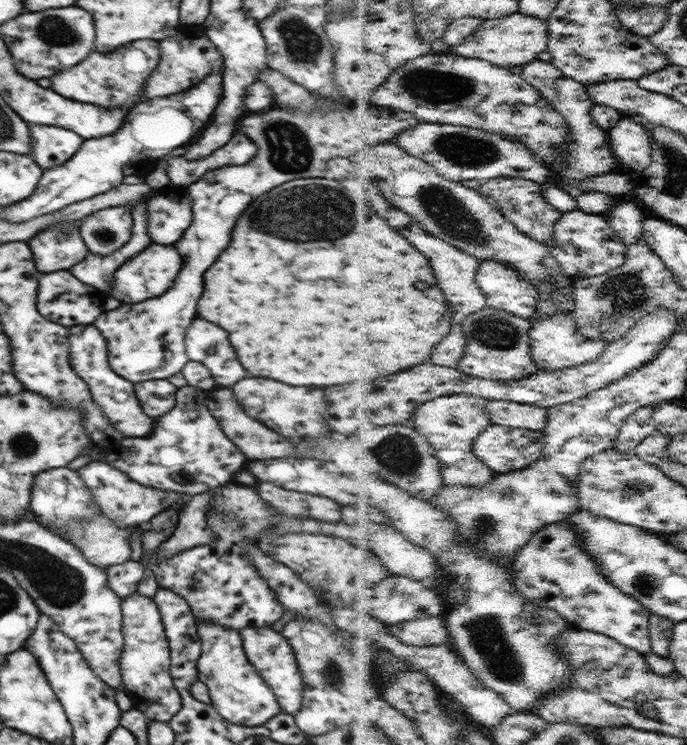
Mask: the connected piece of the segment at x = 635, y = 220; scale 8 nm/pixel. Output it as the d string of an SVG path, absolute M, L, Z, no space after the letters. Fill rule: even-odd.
M621 198L621 202L615 206L612 211L608 212L612 227L616 230L626 245L640 243L645 238L645 220L646 214L638 204Z

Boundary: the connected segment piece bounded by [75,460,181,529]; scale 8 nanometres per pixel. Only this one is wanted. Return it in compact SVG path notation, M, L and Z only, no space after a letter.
M92 460L75 471L80 477L80 481L84 481L84 486L90 491L93 501L100 507L101 512L112 519L120 528L129 529L139 525L148 525L152 516L156 516L160 510L166 510L181 495L178 492L144 488L132 480L128 482L126 474L122 474L120 470L116 470L111 464L106 464L105 461Z

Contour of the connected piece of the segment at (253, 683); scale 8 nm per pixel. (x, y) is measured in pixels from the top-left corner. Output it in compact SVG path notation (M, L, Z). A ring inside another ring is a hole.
M197 619L201 653L197 660L198 679L206 684L211 705L224 720L244 727L260 726L282 713L272 690L248 660L239 629Z

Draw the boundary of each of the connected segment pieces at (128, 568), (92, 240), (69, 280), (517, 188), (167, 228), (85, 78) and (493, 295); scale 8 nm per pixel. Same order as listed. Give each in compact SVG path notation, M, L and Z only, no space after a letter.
M130 559L105 569L110 588L122 599L136 592L138 582L144 576L144 567L138 561Z
M112 207L86 216L80 223L80 237L96 256L108 256L122 248L132 234L132 216L128 207Z
M70 272L44 273L39 276L40 284L37 290L37 309L44 318L64 326L78 326L78 324L92 324L104 306L104 294L96 288L82 284Z
M500 177L483 183L483 193L496 199L500 205L504 215L511 221L516 223L521 232L526 236L530 236L545 245L555 242L556 228L566 216L566 213L556 210L552 204L548 204L546 200L546 184L536 182L522 177Z
M186 192L158 196L148 202L148 234L156 244L174 244L192 224L192 206Z
M135 40L104 54L92 51L81 63L49 77L50 88L60 96L98 107L116 108L134 106L135 100L143 93L144 83L150 72L155 70L160 60L160 47L157 40Z
M482 260L479 283L487 293L489 306L528 319L539 312L540 289L504 261Z

